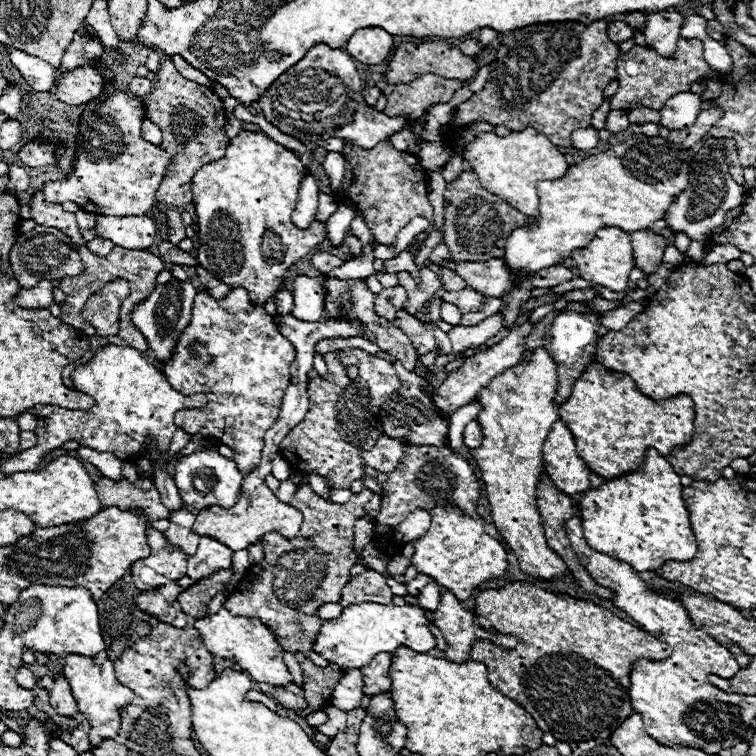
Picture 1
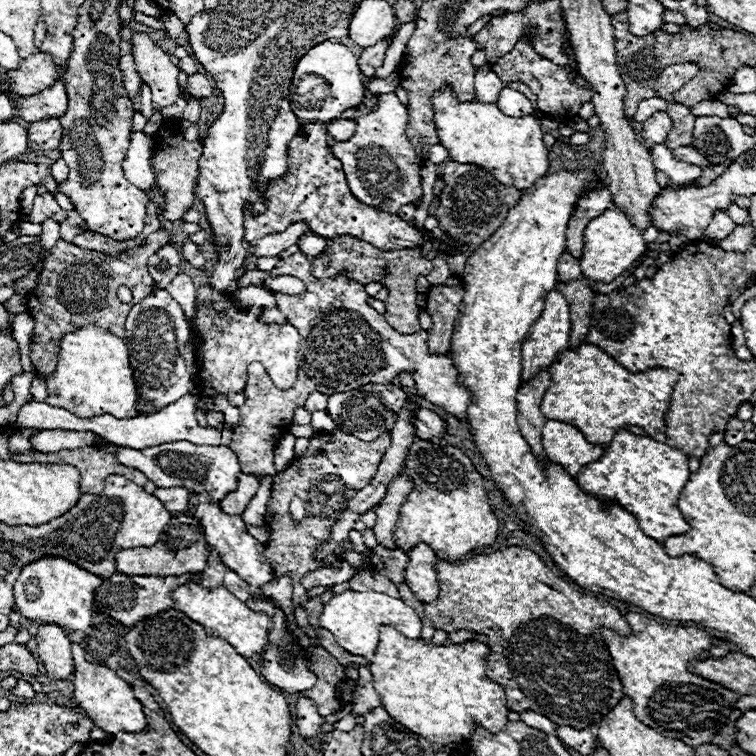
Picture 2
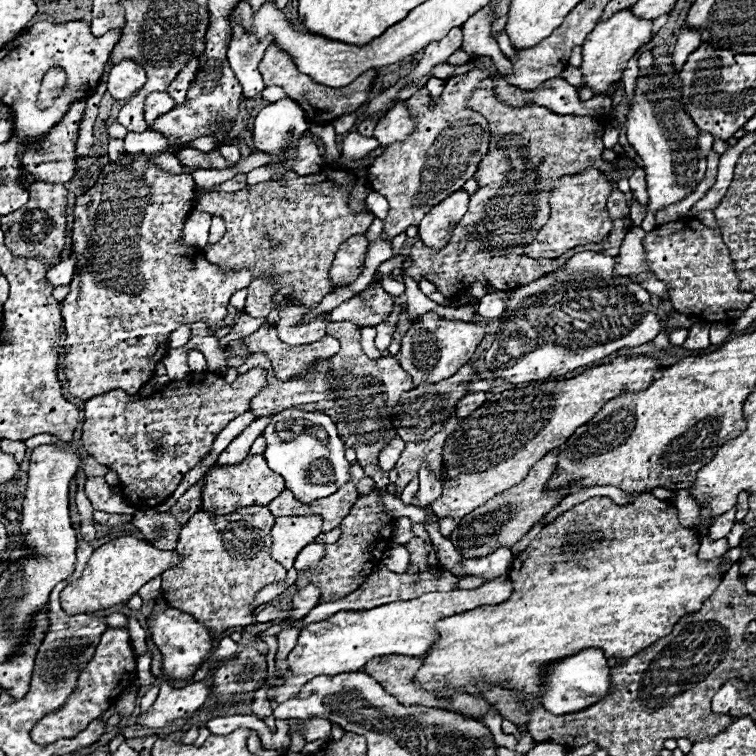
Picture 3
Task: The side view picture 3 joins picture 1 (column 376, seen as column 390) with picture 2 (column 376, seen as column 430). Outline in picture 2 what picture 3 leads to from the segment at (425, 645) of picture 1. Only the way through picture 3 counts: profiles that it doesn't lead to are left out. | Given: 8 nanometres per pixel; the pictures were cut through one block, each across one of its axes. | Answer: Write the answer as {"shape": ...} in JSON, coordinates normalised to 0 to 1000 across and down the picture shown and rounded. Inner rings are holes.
{"shape":[[[458,780],[452,786],[439,788],[431,796],[421,823],[426,831],[437,833],[444,841],[444,849],[455,860],[460,860],[471,868],[484,868],[484,870],[489,865],[495,865],[495,860],[497,860],[500,831],[505,825],[526,831],[526,836],[532,836],[540,844],[556,844],[556,833],[558,833],[558,823],[553,817],[553,812],[542,802],[537,802],[529,791],[519,791],[519,788],[511,788],[503,783],[471,783],[471,780]]]}

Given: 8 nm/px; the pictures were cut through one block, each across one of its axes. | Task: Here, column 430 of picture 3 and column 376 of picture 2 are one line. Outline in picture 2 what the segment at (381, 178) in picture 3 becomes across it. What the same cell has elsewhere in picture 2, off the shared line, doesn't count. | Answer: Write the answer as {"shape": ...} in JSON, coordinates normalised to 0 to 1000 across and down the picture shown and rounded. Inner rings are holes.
{"shape":[[[521,122],[503,124],[492,148],[474,156],[468,180],[439,193],[439,204],[450,209],[466,257],[479,267],[487,267],[487,272],[497,272],[500,278],[513,278],[519,283],[526,283],[529,272],[558,259],[556,222],[561,214],[548,204],[548,196],[534,177],[537,161],[540,146],[526,127]]]}

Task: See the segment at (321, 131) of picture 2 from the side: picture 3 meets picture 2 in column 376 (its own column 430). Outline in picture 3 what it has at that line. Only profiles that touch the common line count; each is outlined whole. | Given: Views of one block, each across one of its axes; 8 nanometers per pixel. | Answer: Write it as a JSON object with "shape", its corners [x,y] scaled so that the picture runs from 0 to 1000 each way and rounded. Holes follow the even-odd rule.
{"shape":[[[606,251],[595,262],[590,262],[590,267],[582,267],[579,272],[574,272],[553,299],[556,317],[566,328],[585,331],[595,320],[595,307],[614,286],[619,275],[619,265],[622,265],[622,257],[616,257],[614,251]]]}

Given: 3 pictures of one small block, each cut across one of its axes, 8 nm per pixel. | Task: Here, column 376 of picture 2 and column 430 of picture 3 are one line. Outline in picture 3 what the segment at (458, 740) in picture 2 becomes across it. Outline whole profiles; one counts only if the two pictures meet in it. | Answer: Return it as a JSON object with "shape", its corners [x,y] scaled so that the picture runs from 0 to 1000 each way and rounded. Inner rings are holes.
{"shape":[[[862,653],[844,656],[833,669],[817,669],[804,656],[786,656],[738,683],[733,693],[717,698],[696,730],[680,738],[672,757],[680,783],[669,796],[595,815],[577,825],[579,847],[558,868],[548,905],[579,923],[598,921],[601,915],[638,921],[627,902],[648,907],[669,905],[669,910],[717,918],[717,886],[754,865],[794,857],[802,870],[833,870],[839,862],[886,839],[897,817],[923,810],[931,794],[950,778],[955,767],[952,738],[934,743],[923,741],[921,733],[923,714],[918,701],[897,693],[892,667],[870,661]]]}

